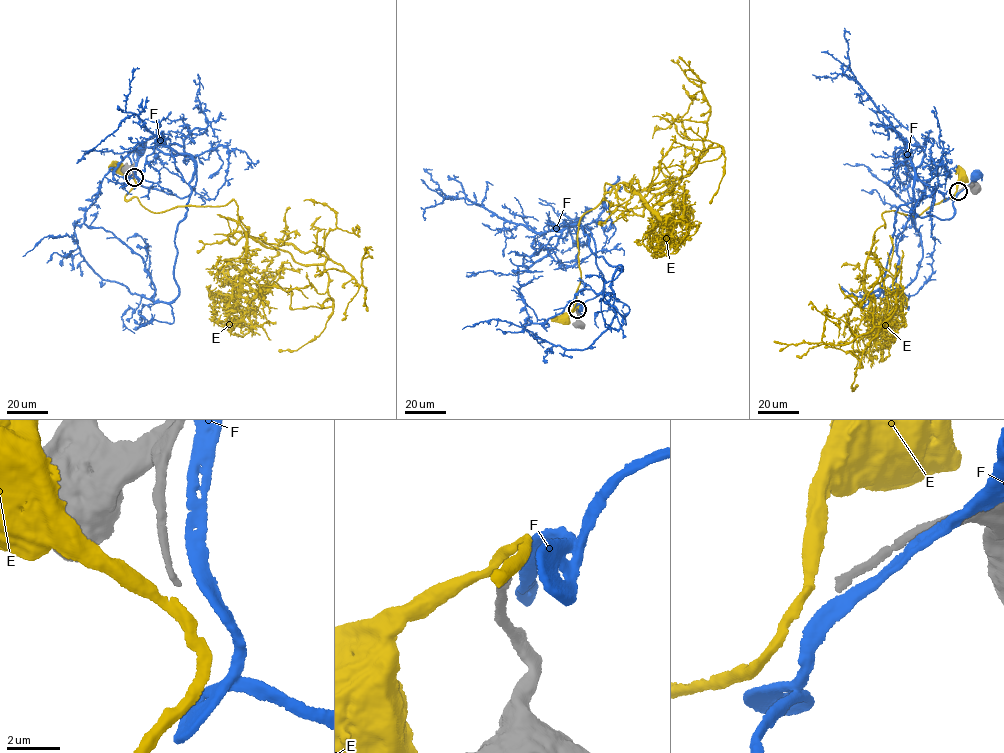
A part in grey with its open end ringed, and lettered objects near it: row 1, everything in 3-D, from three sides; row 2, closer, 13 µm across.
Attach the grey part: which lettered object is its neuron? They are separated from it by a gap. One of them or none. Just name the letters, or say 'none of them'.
none of them

